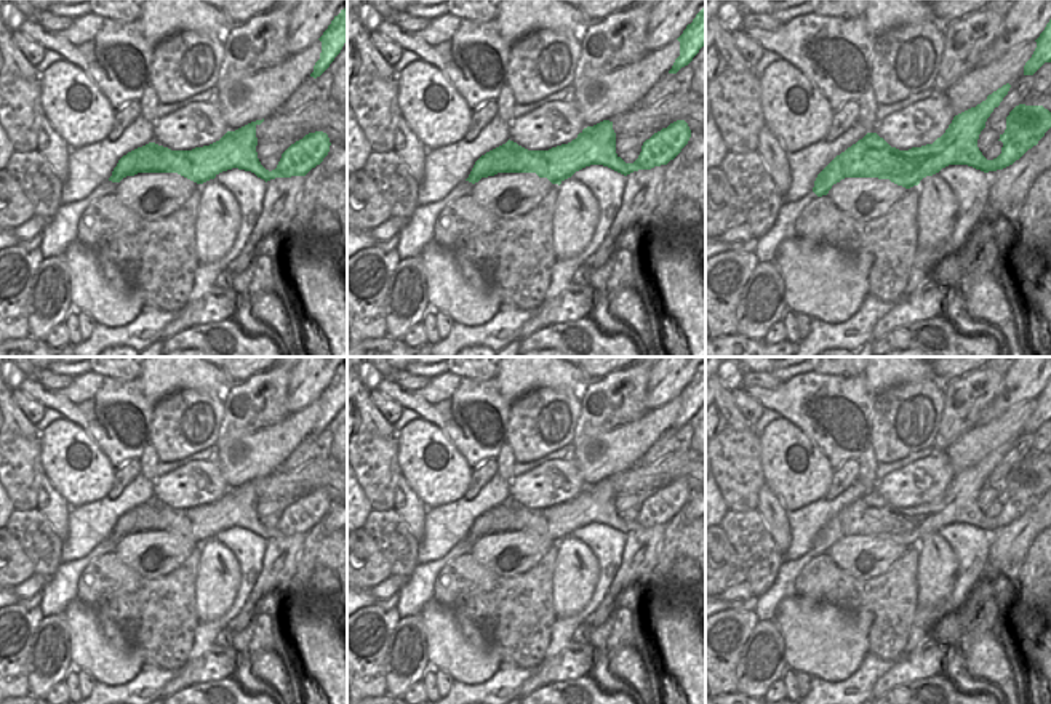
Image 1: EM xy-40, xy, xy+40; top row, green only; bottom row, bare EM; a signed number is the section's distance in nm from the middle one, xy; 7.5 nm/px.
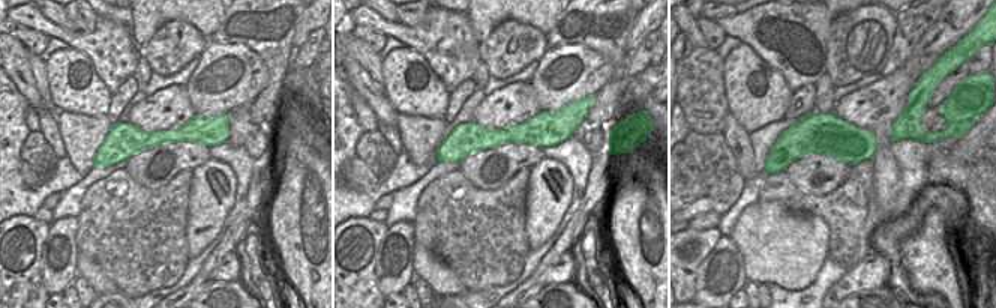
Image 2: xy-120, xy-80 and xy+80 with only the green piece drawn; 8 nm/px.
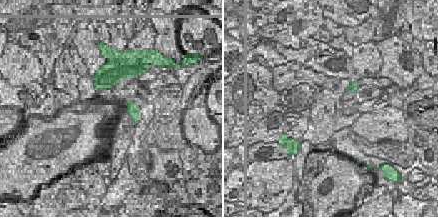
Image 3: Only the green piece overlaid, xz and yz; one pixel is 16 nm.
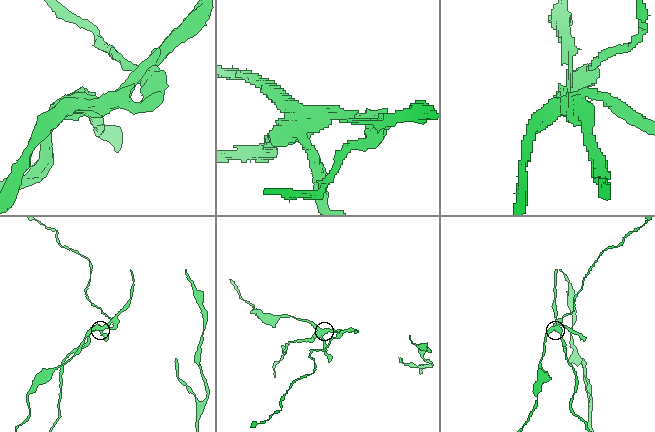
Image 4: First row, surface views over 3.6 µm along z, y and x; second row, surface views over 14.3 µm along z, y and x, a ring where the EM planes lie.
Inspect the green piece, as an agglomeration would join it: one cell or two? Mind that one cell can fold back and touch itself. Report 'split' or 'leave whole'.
split

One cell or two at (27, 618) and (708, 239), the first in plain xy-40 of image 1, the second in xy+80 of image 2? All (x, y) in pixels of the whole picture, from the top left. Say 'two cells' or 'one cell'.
one cell

